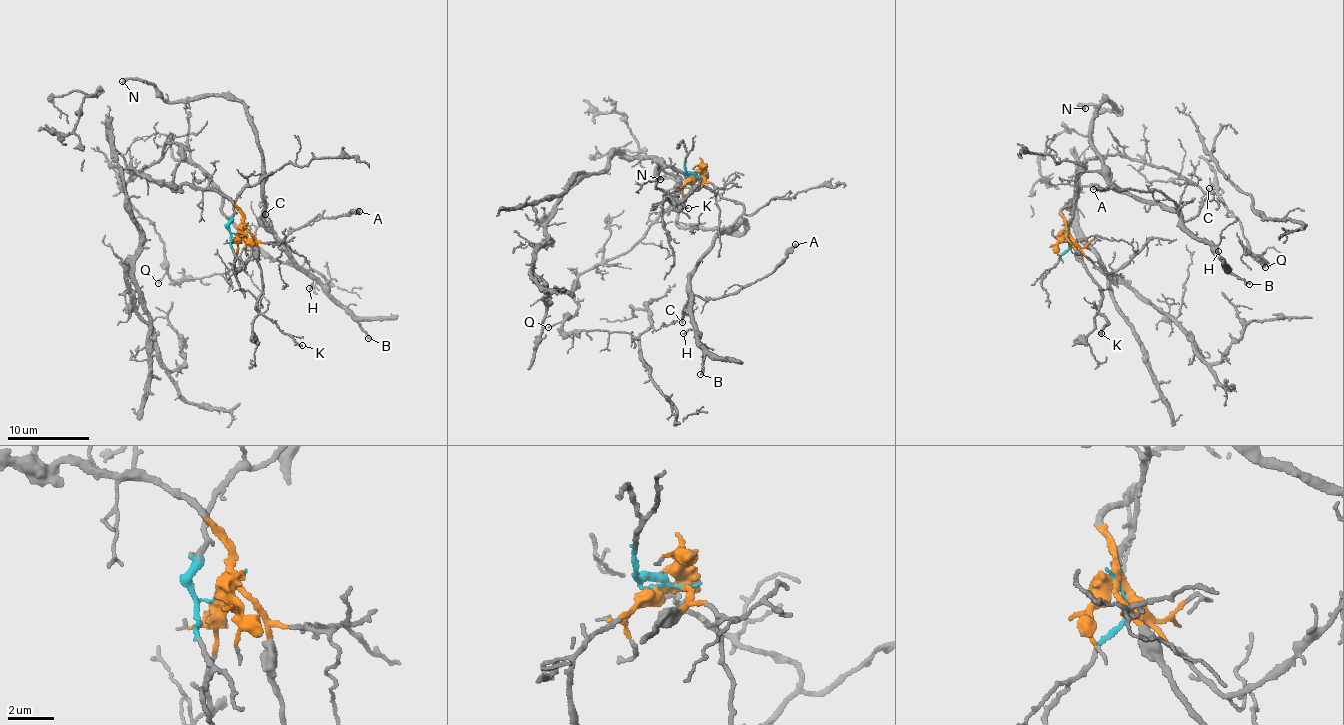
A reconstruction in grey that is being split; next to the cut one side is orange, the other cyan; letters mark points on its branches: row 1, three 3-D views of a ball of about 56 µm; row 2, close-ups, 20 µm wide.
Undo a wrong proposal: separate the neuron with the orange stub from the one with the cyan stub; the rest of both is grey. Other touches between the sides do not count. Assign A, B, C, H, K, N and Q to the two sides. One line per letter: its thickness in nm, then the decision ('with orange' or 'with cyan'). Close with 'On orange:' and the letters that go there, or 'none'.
A: calibre 300 nm; with cyan
B: calibre 220 nm; with cyan
C: calibre 80 nm; with cyan
H: calibre 150 nm; with cyan
K: calibre 200 nm; with orange
N: calibre 240 nm; with cyan
Q: calibre 120 nm; with orange
On orange: K, Q

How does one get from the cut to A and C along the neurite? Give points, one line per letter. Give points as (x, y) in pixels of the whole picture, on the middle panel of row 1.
A: (697, 176), (687, 176), (743, 208), (691, 274), (693, 295), (720, 297), (762, 280), (796, 244)
C: (697, 176), (687, 176), (696, 175), (743, 208), (734, 223), (714, 240), (713, 247), (691, 274), (682, 323)

